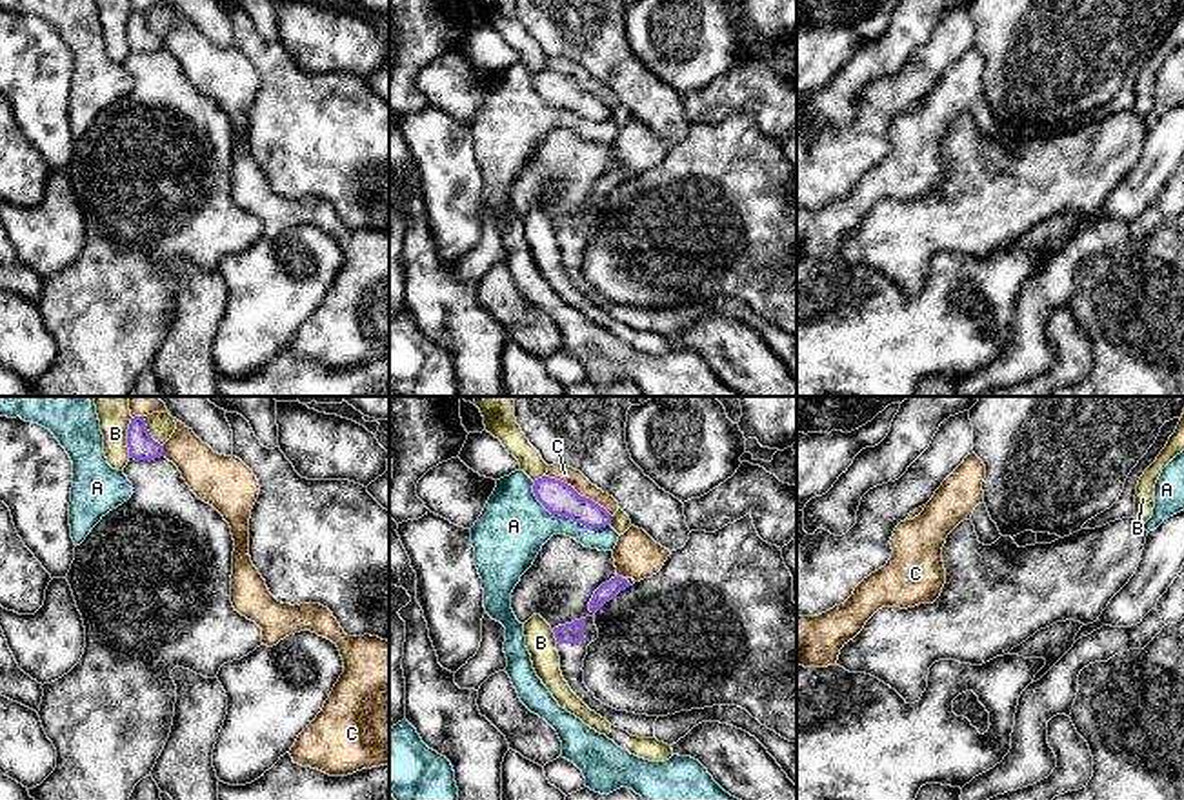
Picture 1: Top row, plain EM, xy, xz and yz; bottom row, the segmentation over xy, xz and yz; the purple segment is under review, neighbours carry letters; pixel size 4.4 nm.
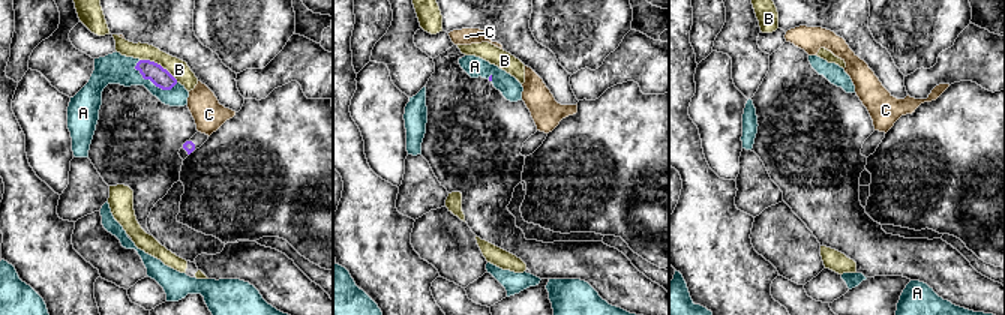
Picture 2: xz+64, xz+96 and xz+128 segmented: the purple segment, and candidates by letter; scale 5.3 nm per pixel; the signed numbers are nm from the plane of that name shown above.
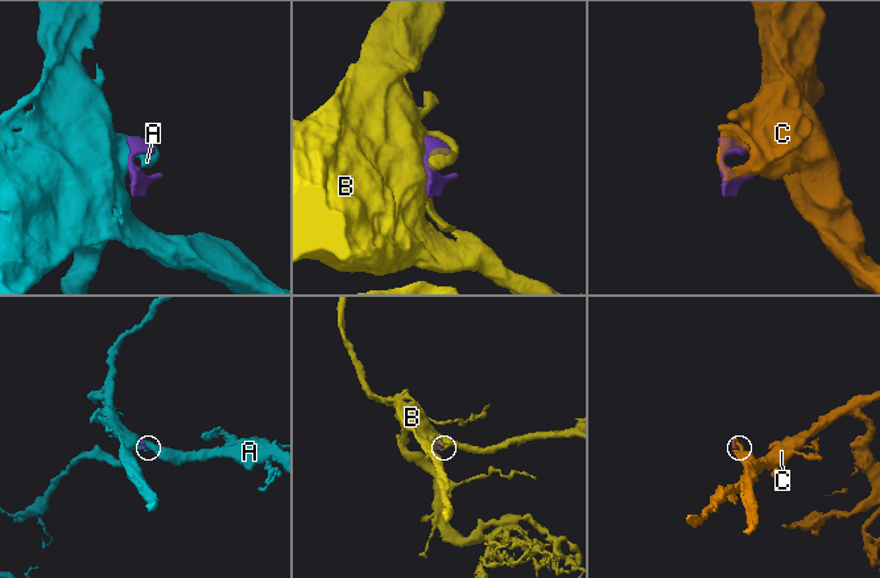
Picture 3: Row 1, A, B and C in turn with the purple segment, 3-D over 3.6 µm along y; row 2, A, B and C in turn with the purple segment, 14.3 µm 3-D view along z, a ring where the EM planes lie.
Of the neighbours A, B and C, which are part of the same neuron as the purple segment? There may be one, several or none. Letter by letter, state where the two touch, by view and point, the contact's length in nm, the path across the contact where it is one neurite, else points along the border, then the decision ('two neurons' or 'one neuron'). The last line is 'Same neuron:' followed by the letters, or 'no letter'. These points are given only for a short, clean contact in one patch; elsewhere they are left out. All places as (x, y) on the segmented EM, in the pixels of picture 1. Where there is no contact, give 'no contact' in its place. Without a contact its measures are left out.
A: xz (564, 515) | 380 nm | along xz (533, 482), (533, 493), (551, 513), (586, 526), (608, 526) | two neurons
B: xy (128, 437) | 180 nm | two neurons
C: xz (577, 493) | 340 nm | two neurons
Same neuron: no letter

